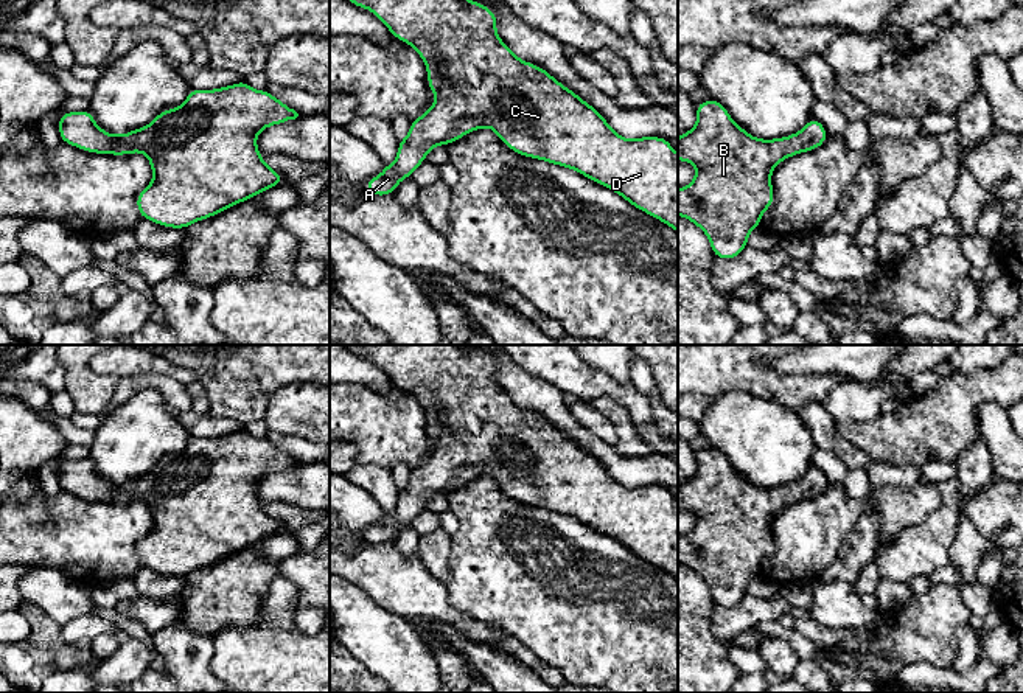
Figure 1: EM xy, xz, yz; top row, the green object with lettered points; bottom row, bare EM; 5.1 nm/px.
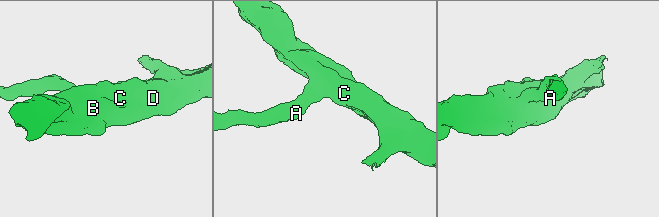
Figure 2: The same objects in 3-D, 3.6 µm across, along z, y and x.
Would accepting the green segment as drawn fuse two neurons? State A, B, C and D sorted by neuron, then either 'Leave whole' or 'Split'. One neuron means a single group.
Groups: A B C D. Leave whole

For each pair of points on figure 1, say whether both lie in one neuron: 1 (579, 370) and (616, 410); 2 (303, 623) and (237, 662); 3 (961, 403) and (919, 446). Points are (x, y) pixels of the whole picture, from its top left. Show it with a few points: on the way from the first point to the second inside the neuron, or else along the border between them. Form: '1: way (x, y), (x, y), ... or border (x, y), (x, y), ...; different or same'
1: border (585, 400), (613, 398), (631, 420); different
2: border (300, 592), (296, 602), (296, 626), (311, 636); different
3: way (950, 414), (928, 435); same

